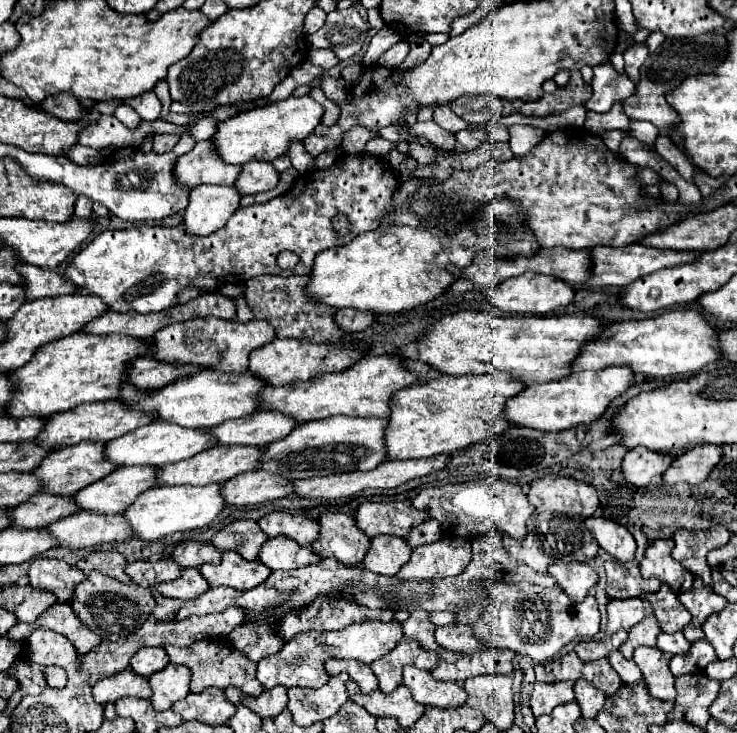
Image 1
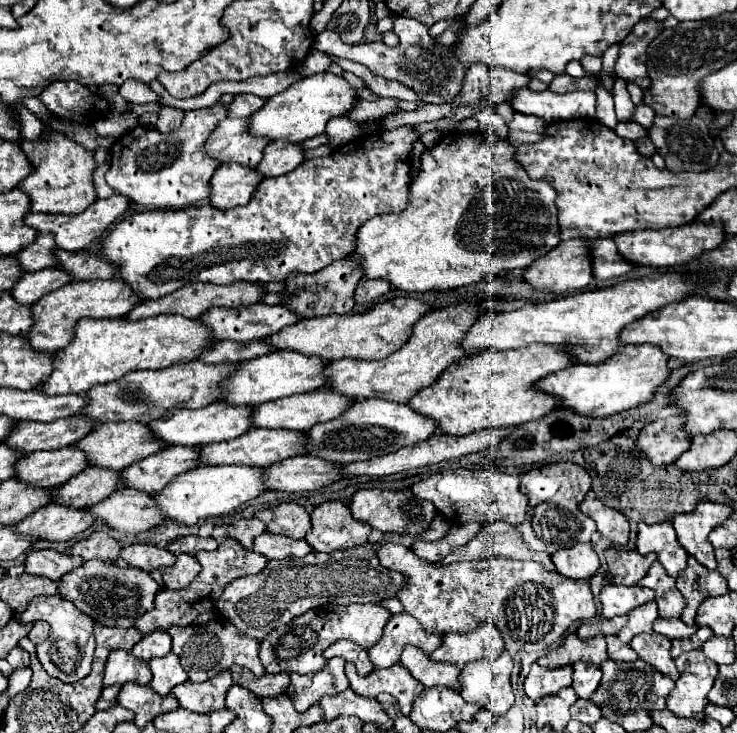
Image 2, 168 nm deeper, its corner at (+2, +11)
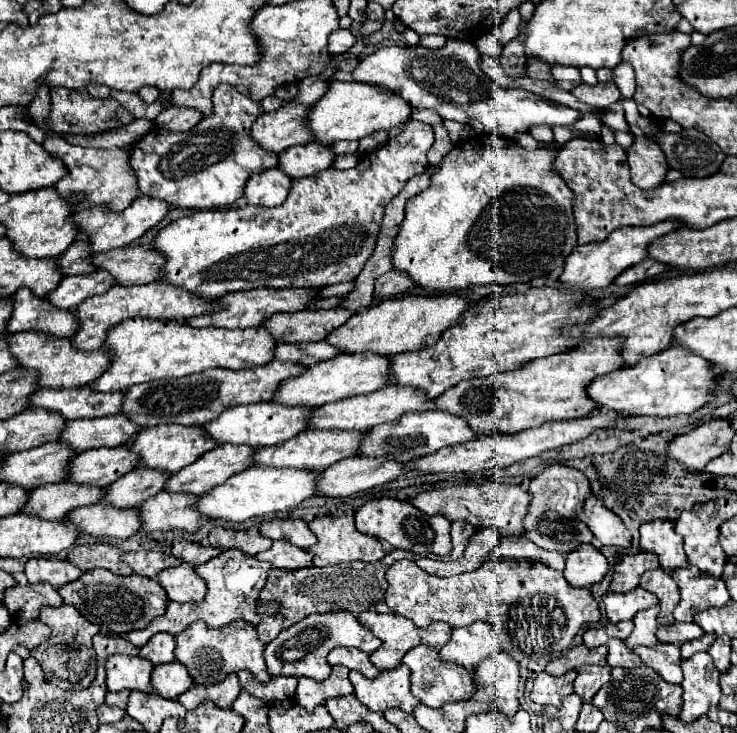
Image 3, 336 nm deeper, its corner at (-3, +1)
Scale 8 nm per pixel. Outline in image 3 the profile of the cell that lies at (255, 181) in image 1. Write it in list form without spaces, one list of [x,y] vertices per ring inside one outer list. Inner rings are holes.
[[[308,142],[284,150],[278,156],[278,168],[290,178],[304,178],[304,176],[314,176],[332,166],[334,158],[336,156],[328,146]]]

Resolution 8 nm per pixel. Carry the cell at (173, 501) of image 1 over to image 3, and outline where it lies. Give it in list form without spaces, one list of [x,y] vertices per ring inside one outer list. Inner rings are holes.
[[[250,466],[248,470],[230,476],[222,486],[216,486],[206,494],[202,494],[196,502],[196,510],[200,510],[200,514],[210,520],[220,518],[220,520],[244,522],[254,516],[264,516],[278,510],[294,508],[302,500],[316,496],[314,480],[316,480],[314,470],[278,470],[278,468]]]

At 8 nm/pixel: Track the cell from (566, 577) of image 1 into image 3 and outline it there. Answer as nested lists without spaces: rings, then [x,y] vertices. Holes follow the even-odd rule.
[[[584,544],[566,556],[564,576],[574,588],[590,588],[604,580],[608,572],[608,562],[600,550],[592,544]]]

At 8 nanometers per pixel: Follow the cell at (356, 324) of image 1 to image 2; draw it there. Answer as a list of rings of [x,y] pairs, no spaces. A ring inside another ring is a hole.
[[[363,278],[363,282],[355,290],[355,300],[357,300],[357,304],[375,304],[375,302],[379,302],[381,296],[385,296],[389,292],[389,288],[391,288],[389,280]]]

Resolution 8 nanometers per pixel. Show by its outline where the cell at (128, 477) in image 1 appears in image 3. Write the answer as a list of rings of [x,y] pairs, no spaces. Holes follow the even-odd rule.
[[[218,446],[208,450],[196,462],[170,474],[164,490],[200,496],[210,488],[226,482],[232,474],[252,466],[248,462],[248,454],[252,454],[252,450],[240,450],[236,446]]]

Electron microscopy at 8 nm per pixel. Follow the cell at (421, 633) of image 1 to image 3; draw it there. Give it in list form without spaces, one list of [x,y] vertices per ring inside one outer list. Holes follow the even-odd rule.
[[[396,560],[386,570],[388,580],[388,592],[386,592],[386,604],[392,608],[392,612],[410,618],[418,628],[426,628],[432,622],[446,622],[452,628],[468,626],[476,620],[484,620],[494,624],[500,634],[500,646],[502,650],[514,658],[516,662],[522,662],[526,658],[540,658],[540,656],[552,656],[560,654],[570,648],[572,638],[576,632],[586,624],[600,622],[600,608],[588,588],[572,588],[564,574],[558,570],[552,570],[544,566],[542,562],[528,562],[528,560],[496,560],[480,566],[474,572],[462,572],[460,576],[440,578],[426,574],[414,560]]]

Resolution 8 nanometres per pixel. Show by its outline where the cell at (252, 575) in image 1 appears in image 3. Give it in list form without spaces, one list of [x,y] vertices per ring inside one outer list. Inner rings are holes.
[[[224,550],[220,556],[208,560],[202,566],[196,566],[196,574],[200,578],[206,580],[208,584],[208,594],[202,602],[198,604],[178,604],[178,602],[170,602],[166,608],[166,614],[156,618],[156,622],[152,622],[152,626],[146,626],[144,630],[136,630],[132,634],[126,634],[126,638],[134,644],[134,646],[144,646],[156,632],[168,632],[168,634],[178,634],[180,630],[184,630],[186,626],[190,626],[192,622],[206,622],[210,628],[220,628],[232,620],[242,618],[242,614],[250,608],[256,610],[256,598],[266,582],[266,574],[270,570],[270,562],[260,562],[254,556],[246,556],[240,550]]]

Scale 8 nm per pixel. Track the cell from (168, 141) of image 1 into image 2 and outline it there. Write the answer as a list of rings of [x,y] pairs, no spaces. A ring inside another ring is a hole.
[[[161,106],[161,110],[159,110],[159,120],[157,120],[157,130],[159,130],[159,132],[171,132],[171,130],[179,128],[183,116],[185,116],[185,112],[179,110],[179,108]]]

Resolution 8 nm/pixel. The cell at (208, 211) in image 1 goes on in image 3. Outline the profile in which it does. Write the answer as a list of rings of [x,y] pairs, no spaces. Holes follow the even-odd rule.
[[[278,168],[262,170],[246,180],[242,202],[252,206],[274,208],[286,200],[288,190],[290,190],[290,178],[282,170]]]

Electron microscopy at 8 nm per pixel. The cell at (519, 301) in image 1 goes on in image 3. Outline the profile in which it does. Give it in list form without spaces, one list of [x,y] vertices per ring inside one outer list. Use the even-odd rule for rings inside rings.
[[[662,222],[662,224],[648,226],[648,228],[646,226],[638,226],[638,228],[626,226],[626,228],[614,230],[604,242],[574,246],[572,254],[566,258],[566,264],[564,264],[564,270],[558,278],[558,282],[564,286],[574,286],[574,288],[584,288],[584,290],[586,288],[606,288],[616,278],[616,274],[620,274],[620,270],[626,270],[628,266],[646,258],[646,248],[650,242],[654,242],[662,234],[668,234],[676,228],[678,228],[676,222]]]

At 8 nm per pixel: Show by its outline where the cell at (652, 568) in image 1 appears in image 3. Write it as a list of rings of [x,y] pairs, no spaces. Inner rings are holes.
[[[654,520],[640,526],[640,548],[654,552],[666,572],[674,572],[688,564],[684,554],[684,540],[674,532],[674,522]]]

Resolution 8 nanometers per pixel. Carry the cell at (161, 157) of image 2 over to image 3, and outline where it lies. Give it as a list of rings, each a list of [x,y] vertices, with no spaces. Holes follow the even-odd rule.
[[[220,84],[214,90],[212,102],[212,114],[202,118],[190,132],[172,134],[154,128],[136,142],[130,152],[130,166],[138,180],[140,196],[164,200],[180,210],[216,210],[232,206],[242,196],[244,182],[252,172],[278,164],[278,156],[260,150],[250,140],[250,126],[262,114],[258,102],[252,102],[228,84]]]

